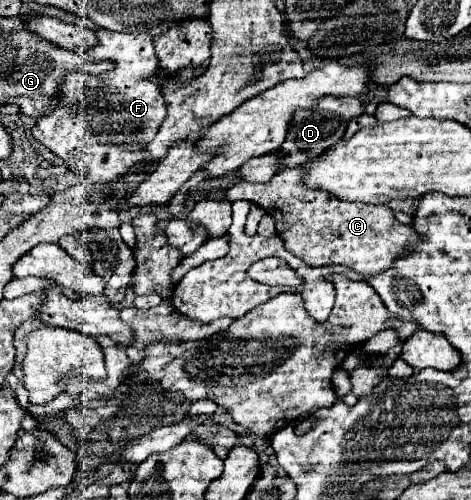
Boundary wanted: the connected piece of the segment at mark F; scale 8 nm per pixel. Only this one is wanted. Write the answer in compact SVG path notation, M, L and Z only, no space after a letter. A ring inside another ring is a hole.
M98 30L96 36L98 46L86 50L84 56L104 58L106 54L116 54L116 70L102 76L90 76L80 70L68 74L60 86L60 106L36 122L32 136L64 160L72 172L82 174L82 178L88 178L92 184L104 184L128 174L130 166L140 160L140 146L156 136L166 116L166 102L160 94L160 86L146 80L146 76L158 70L150 34ZM90 160L96 160L96 176L92 176L94 166L86 166L86 162L92 164ZM122 160L124 166L118 166L116 162Z

